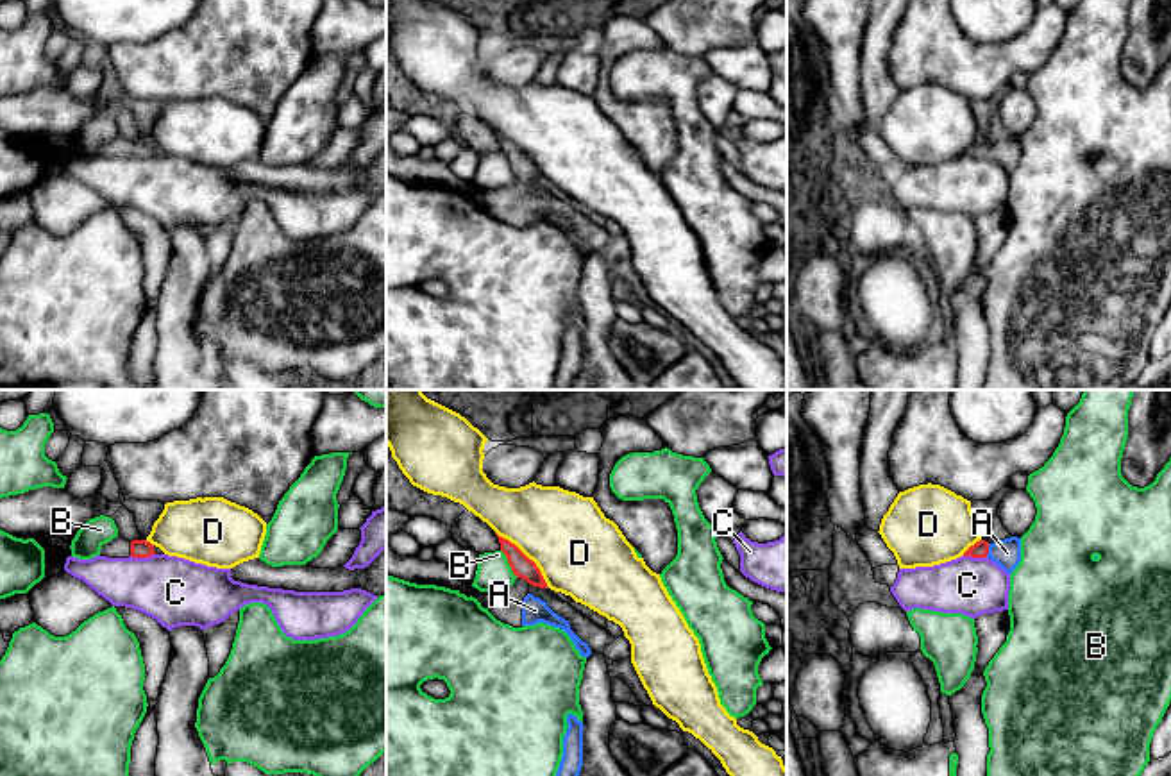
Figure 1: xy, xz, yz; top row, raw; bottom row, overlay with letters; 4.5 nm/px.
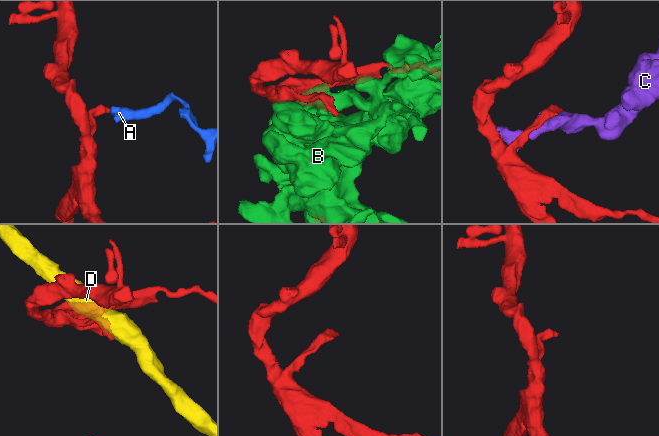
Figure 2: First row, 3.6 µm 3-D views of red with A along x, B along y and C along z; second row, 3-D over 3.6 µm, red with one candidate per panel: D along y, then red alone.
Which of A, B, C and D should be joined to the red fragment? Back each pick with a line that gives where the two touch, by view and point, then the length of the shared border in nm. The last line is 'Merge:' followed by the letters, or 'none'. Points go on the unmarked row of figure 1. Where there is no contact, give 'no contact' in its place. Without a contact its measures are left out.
A: yz (987, 151) | 70 nm
Merge: A

